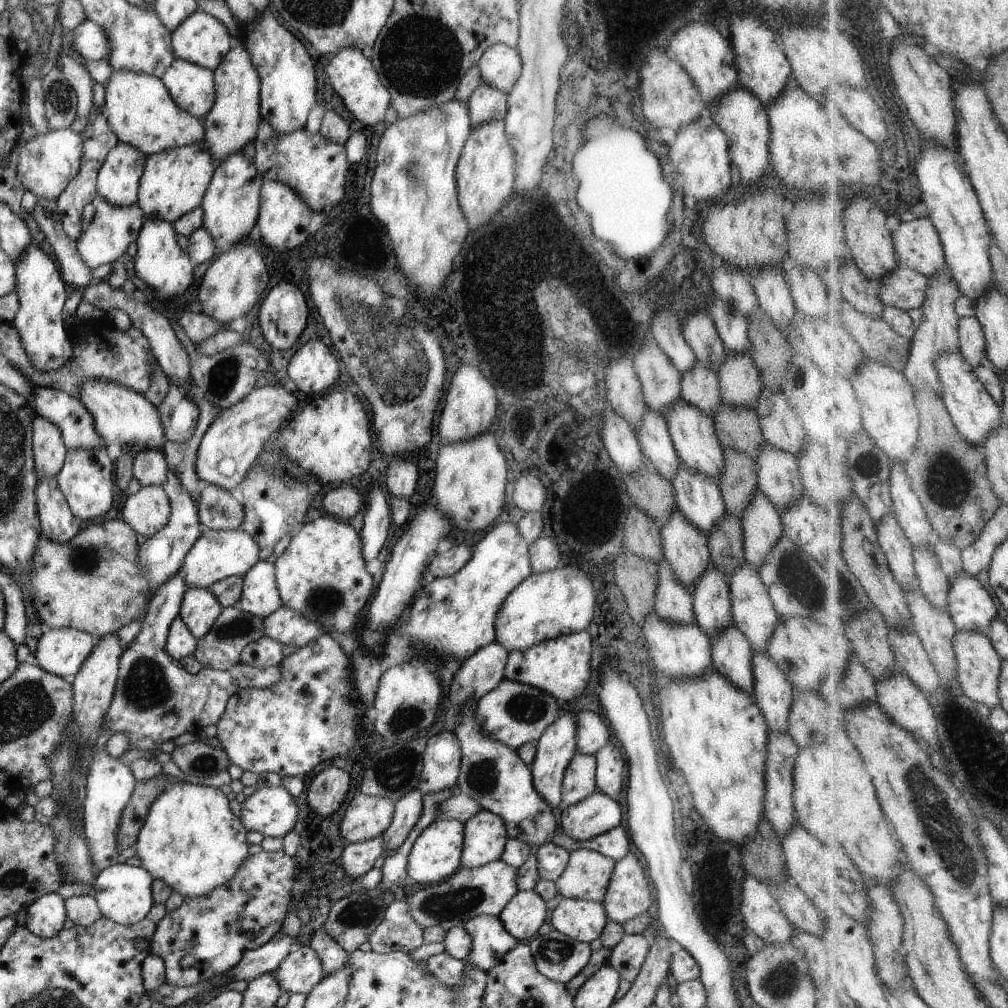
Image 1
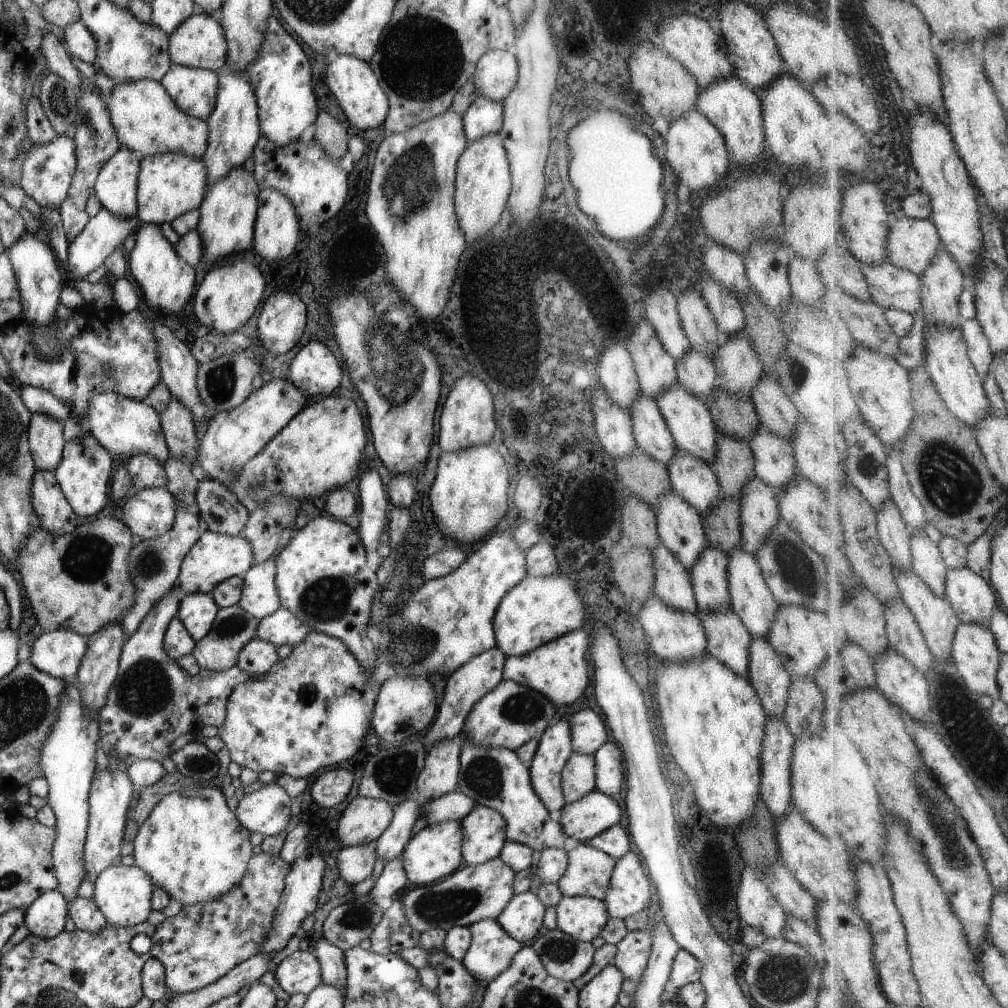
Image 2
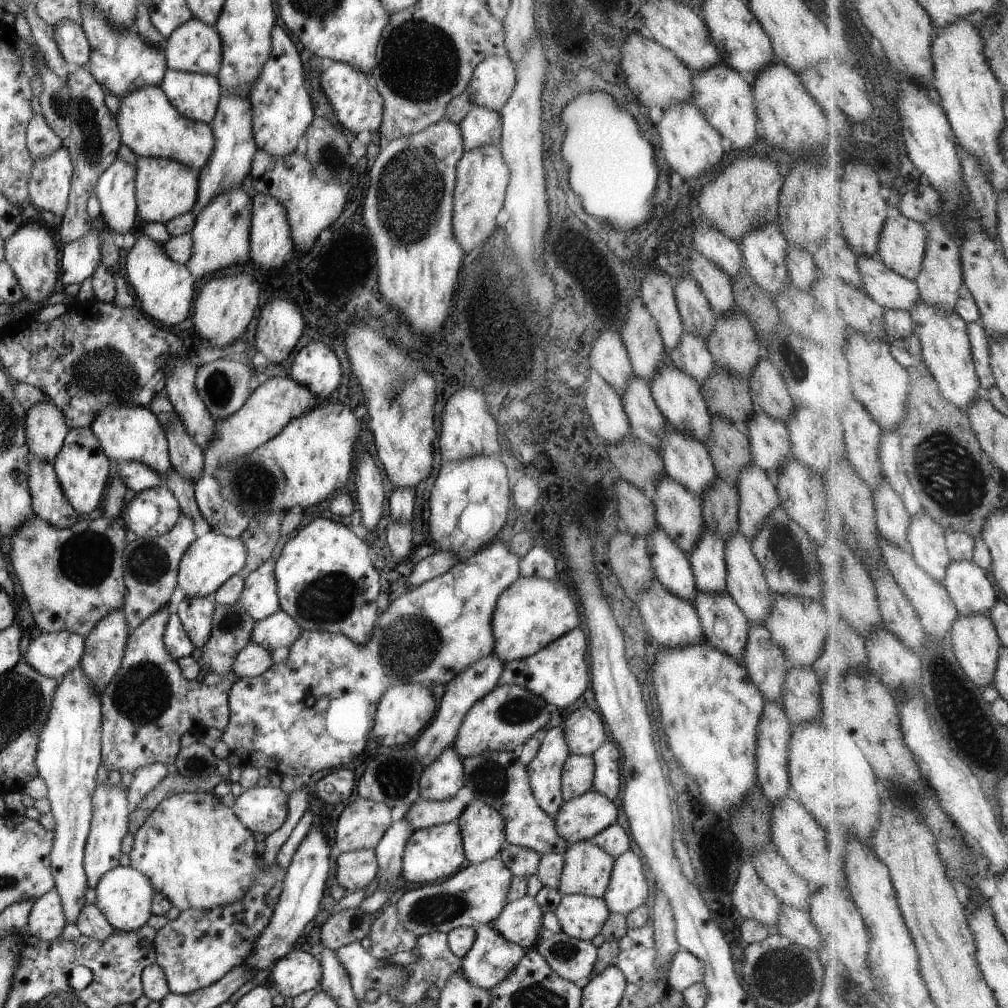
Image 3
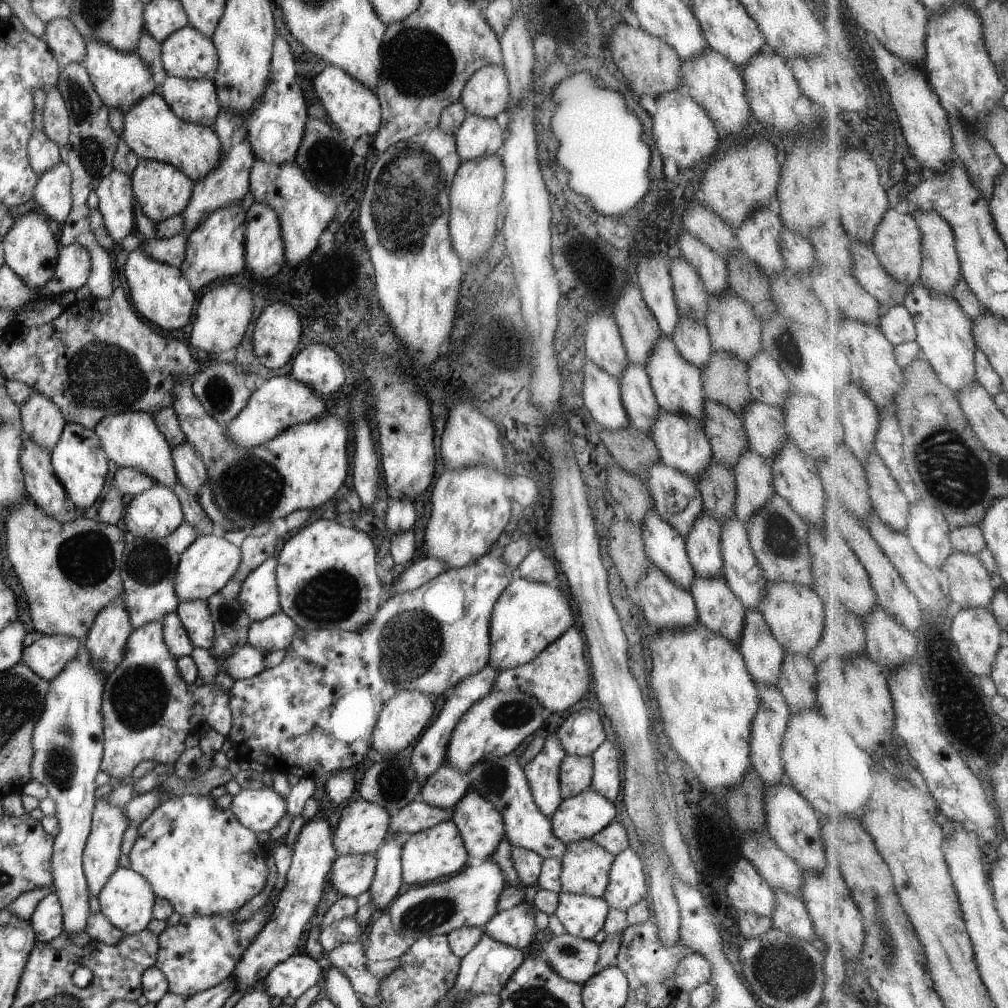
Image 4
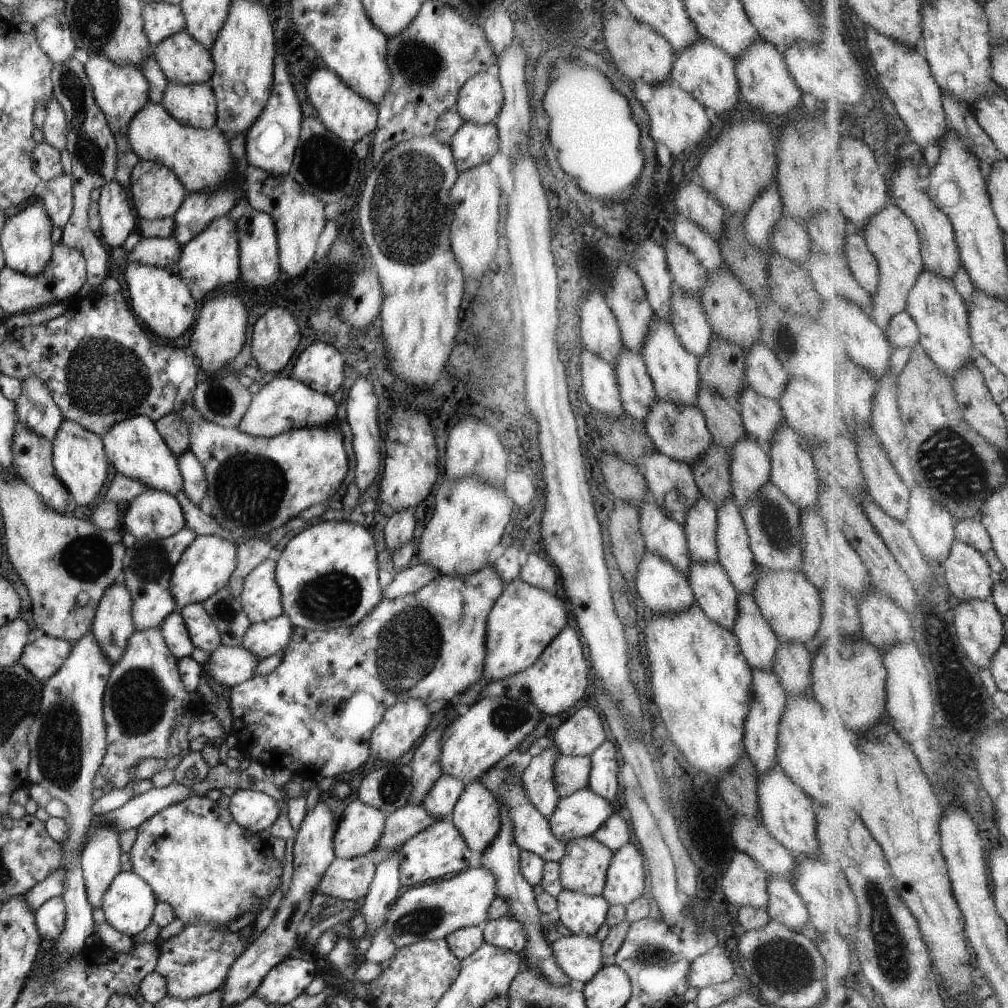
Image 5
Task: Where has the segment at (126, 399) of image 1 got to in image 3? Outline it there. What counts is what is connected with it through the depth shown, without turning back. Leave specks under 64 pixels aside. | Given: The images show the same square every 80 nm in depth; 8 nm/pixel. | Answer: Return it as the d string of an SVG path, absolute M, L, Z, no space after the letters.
M105 406L94 416L89 426L99 441L102 452L110 460L133 461L151 467L162 477L170 469L168 442L157 417L147 407Z

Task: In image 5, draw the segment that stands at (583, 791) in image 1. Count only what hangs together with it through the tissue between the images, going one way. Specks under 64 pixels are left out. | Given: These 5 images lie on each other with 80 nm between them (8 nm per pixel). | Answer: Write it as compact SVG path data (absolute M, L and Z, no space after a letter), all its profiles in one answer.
M559 753L552 764L555 792L566 797L588 786L590 756L571 756Z

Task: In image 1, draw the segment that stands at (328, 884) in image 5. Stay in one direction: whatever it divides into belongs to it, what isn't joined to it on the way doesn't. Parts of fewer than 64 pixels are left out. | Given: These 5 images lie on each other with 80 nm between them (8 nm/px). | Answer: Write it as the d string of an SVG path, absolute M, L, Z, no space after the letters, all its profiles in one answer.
M375 837L358 843L347 843L342 850L342 867L347 876L358 881L373 867L373 860L382 855L382 838Z

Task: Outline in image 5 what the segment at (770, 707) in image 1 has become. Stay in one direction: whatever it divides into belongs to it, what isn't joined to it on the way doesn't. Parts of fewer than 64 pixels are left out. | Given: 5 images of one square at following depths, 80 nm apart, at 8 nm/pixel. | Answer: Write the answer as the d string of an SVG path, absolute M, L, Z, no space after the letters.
M739 593L732 629L746 663L751 669L771 671L778 638L763 618L752 593Z

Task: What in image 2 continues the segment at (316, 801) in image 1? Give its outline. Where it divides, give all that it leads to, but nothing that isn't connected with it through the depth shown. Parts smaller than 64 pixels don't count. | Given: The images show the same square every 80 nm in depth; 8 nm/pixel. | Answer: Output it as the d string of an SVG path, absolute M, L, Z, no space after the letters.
M327 770L323 772L311 784L310 795L317 806L331 808L345 800L345 796L351 790L353 776L347 770Z

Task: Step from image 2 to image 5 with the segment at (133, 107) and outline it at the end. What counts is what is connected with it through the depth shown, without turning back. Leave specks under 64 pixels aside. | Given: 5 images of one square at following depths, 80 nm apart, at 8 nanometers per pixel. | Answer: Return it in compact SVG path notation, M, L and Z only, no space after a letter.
M147 102L129 121L125 135L139 159L166 166L181 181L187 193L213 191L223 186L232 174L227 138L215 128L196 129L177 122L161 103Z

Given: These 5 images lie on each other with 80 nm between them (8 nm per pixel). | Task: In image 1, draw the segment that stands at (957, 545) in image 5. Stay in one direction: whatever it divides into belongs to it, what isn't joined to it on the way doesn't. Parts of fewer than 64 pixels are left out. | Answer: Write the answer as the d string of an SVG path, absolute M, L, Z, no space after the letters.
M967 572L950 580L950 613L958 630L976 630L987 634L997 616L997 604L977 578Z

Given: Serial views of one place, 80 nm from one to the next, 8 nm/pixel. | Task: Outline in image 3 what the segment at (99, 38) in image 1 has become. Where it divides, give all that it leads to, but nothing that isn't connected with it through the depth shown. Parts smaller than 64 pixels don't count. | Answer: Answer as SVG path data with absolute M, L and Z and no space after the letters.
M59 21L52 26L52 37L67 64L81 67L88 61L90 46L80 23Z

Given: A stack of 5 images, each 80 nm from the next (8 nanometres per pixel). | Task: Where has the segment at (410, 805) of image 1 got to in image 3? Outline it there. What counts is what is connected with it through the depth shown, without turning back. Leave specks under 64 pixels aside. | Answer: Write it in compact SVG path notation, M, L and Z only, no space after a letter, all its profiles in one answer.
M402 817L391 823L379 842L373 848L376 858L376 876L378 887L384 891L393 891L400 878L402 852L406 840L413 832L408 821Z

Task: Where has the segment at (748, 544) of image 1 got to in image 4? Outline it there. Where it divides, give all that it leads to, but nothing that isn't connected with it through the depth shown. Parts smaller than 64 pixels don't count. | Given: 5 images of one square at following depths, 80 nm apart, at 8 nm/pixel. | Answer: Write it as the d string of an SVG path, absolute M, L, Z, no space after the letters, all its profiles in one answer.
M747 446L730 469L736 494L733 514L745 526L759 506L775 493L770 463Z

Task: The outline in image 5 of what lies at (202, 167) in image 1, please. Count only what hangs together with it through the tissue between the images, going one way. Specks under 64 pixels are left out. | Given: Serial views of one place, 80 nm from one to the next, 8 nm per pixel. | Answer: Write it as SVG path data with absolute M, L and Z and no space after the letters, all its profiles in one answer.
M138 159L128 178L130 202L138 218L172 217L187 192L166 166Z

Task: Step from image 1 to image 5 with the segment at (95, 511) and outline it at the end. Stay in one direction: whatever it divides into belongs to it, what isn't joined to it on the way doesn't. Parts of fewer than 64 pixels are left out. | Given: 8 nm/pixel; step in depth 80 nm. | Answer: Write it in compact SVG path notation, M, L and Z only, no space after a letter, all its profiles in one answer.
M63 419L52 438L51 462L54 475L63 483L77 505L89 504L103 488L108 460L99 435L74 422Z

